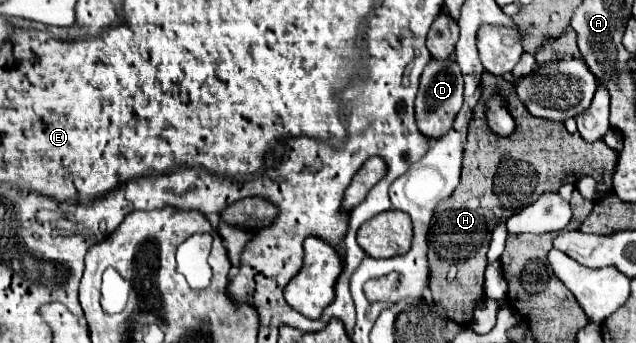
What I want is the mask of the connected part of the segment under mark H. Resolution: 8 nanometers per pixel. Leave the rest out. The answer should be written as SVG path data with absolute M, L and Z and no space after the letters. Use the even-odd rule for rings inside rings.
M483 72L481 76L481 100L477 102L477 106L473 108L471 114L471 122L467 128L467 142L463 146L463 172L461 172L461 184L455 188L455 192L443 200L433 214L431 220L431 228L429 228L429 252L427 252L427 262L429 262L429 288L433 292L433 300L435 304L443 306L447 310L447 314L453 318L453 322L459 322L461 326L469 326L471 324L471 312L475 308L475 302L479 302L479 298L483 298L483 272L487 268L487 242L491 238L491 230L493 226L497 226L499 222L505 222L511 214L517 214L519 210L523 210L523 206L529 206L531 202L535 202L535 198L539 198L539 194L543 192L557 192L563 184L571 182L579 182L579 178L583 176L591 176L599 182L599 198L611 192L611 170L615 168L615 158L617 154L605 146L603 140L589 144L583 142L583 138L579 134L569 134L565 130L563 124L559 122L549 122L549 120L541 120L535 118L527 112L527 108L519 102L517 92L513 88L511 82L507 82L505 78L495 78L493 74ZM497 92L503 92L505 100L507 100L507 110L511 112L511 116L515 118L515 132L505 136L497 136L495 132L489 130L487 120L485 120L485 112L483 106L485 102Z

